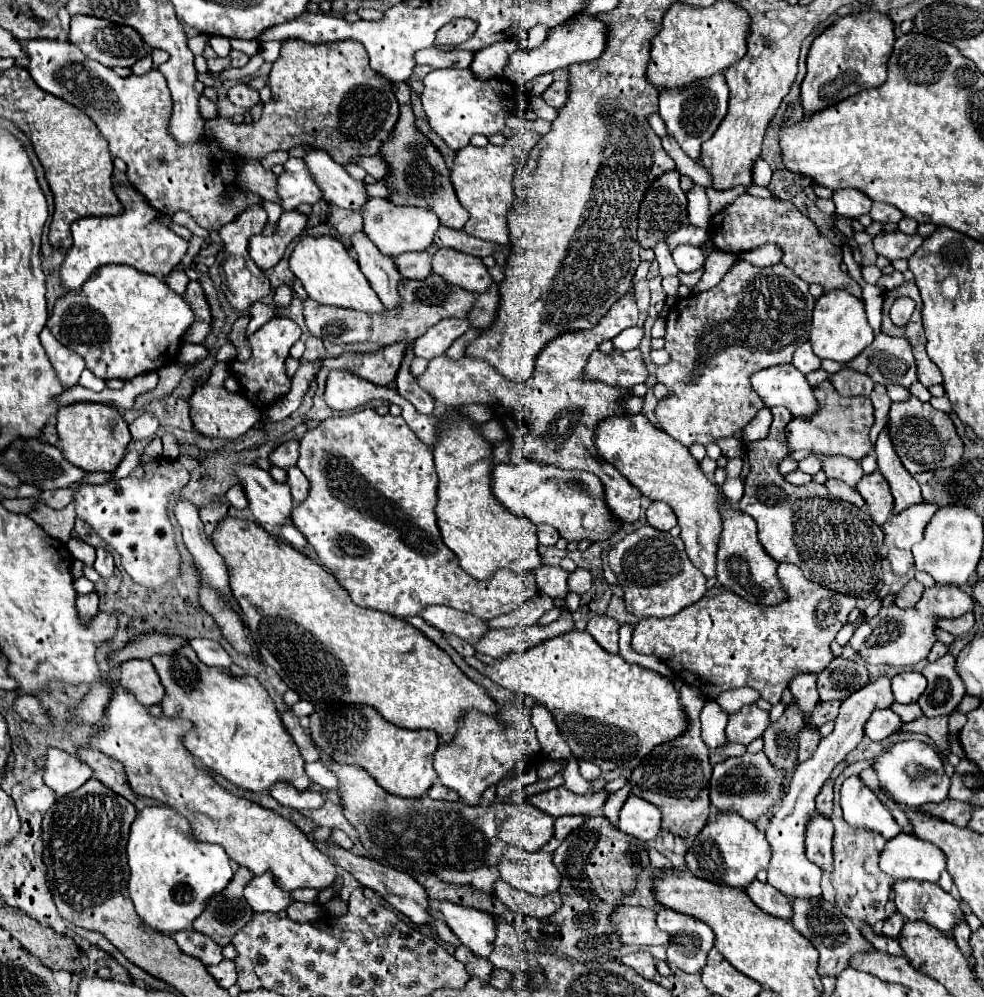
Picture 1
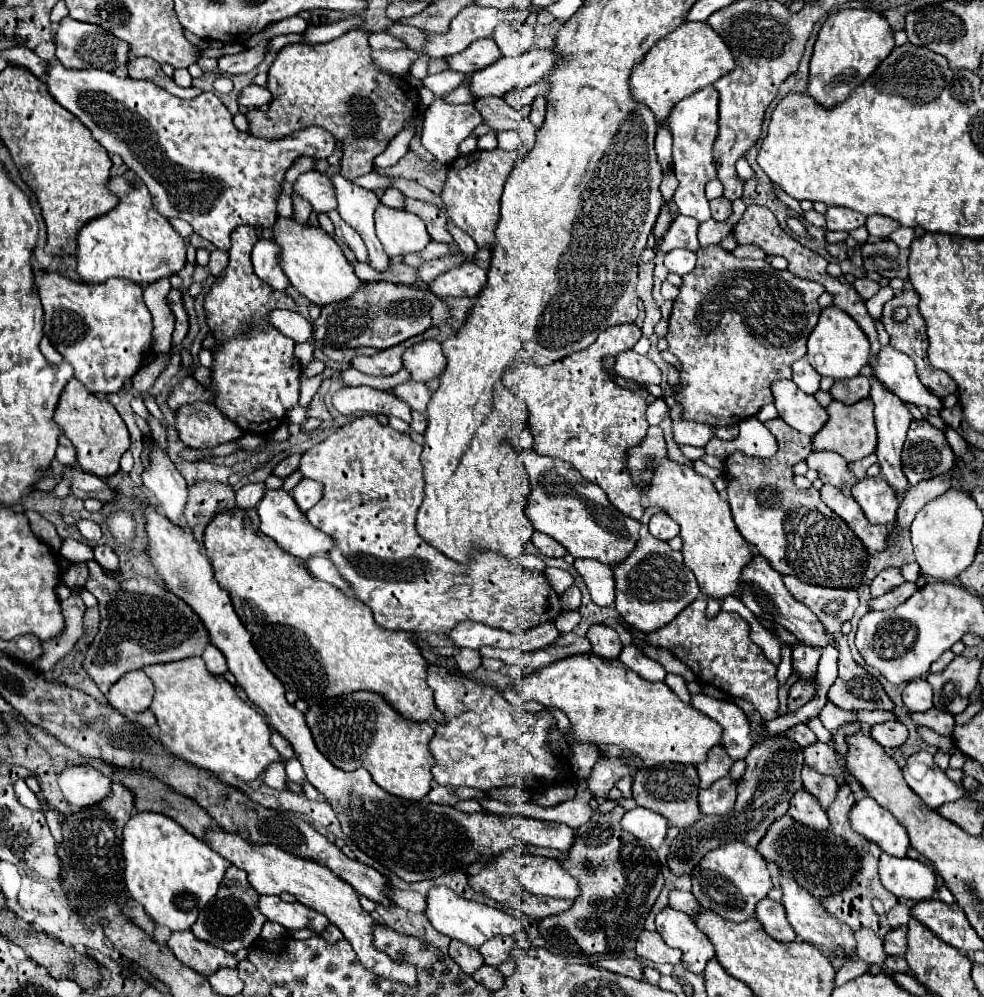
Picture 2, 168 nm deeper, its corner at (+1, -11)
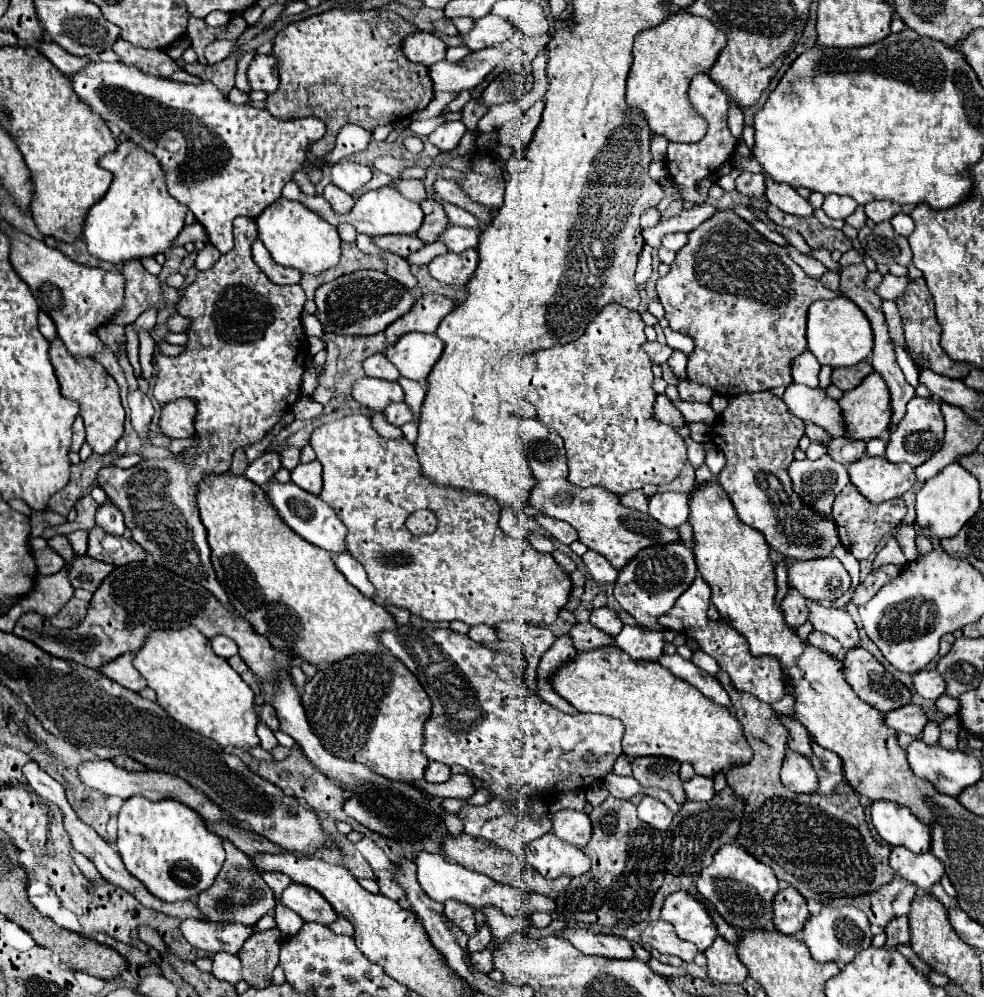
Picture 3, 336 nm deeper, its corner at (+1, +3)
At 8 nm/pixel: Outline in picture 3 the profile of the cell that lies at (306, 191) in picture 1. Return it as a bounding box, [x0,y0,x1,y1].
[331,162,373,194]

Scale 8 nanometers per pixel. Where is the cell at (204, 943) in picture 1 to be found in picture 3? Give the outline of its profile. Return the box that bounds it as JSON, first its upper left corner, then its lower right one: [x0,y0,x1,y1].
[181,920,253,954]

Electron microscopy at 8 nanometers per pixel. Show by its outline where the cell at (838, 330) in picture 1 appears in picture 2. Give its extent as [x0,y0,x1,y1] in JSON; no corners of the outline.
[807,306,871,380]

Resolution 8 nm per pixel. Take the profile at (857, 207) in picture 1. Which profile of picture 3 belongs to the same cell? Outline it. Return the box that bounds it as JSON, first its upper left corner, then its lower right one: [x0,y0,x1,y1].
[823,194,857,220]

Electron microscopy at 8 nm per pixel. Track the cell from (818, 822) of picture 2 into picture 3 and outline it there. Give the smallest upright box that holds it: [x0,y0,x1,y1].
[781,752,817,792]

